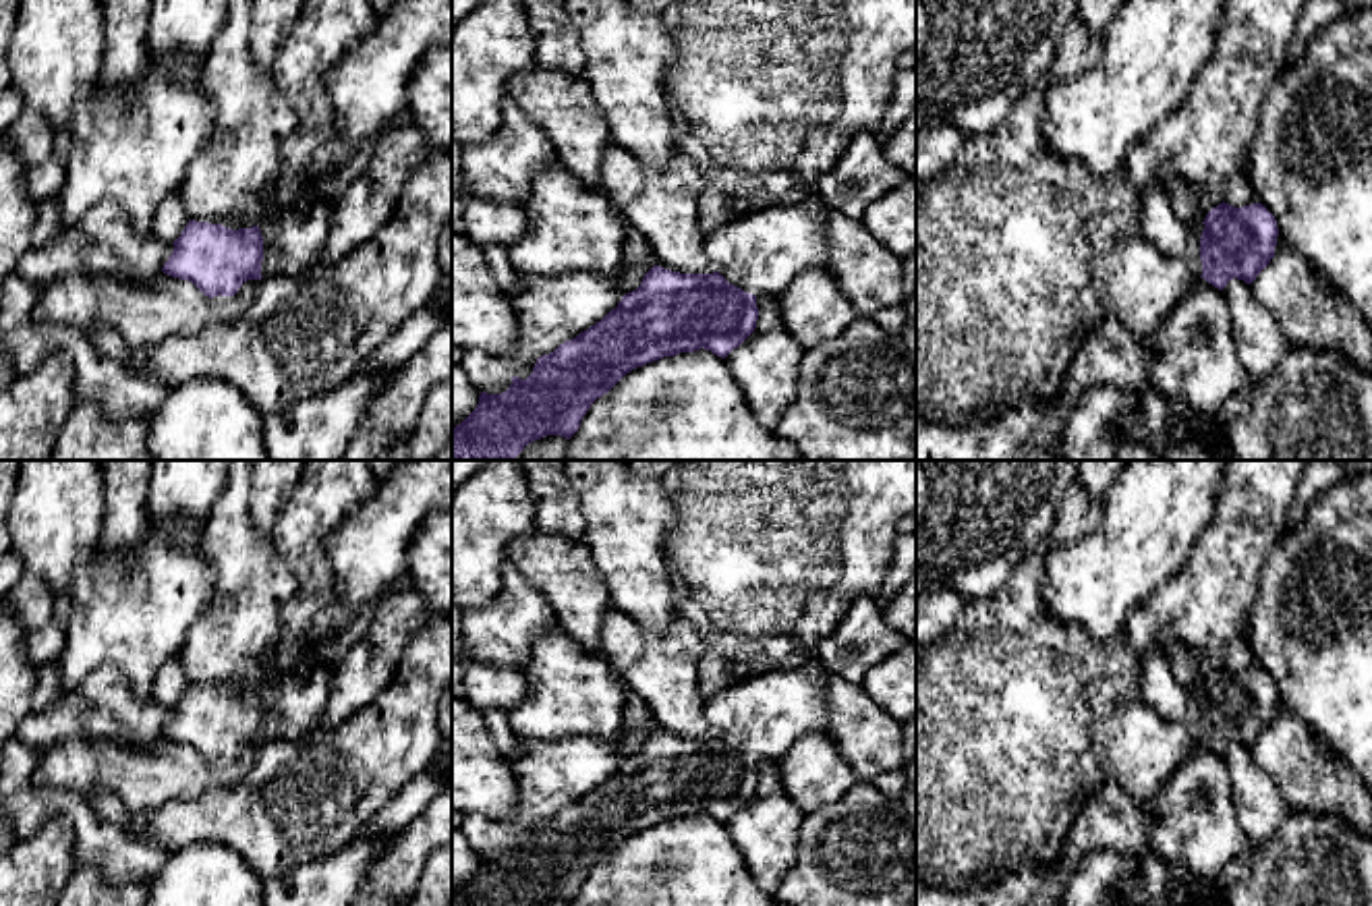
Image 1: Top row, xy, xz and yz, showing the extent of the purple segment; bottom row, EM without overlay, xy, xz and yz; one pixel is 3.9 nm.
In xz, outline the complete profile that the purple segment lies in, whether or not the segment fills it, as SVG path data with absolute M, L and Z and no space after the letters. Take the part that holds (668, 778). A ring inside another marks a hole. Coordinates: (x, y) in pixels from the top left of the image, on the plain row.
M810 661L713 695L703 709L717 732L713 738L680 738L653 730L640 751L624 759L601 786L539 821L526 844L514 840L502 858L481 856L477 873L452 891L452 906L535 906L545 900L570 904L591 869L632 833L701 813L725 823L754 796L759 761L777 761L800 736L825 730L827 676L819 661Z

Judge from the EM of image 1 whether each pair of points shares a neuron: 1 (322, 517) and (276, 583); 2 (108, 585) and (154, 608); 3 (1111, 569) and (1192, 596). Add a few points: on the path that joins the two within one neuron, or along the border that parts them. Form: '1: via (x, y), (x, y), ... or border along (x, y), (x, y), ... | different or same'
1: border along (270, 535), (280, 558), (293, 571) | different
2: via (119, 596), (131, 608), (144, 608) | same
3: border along (1192, 546), (1186, 562), (1126, 616) | different

